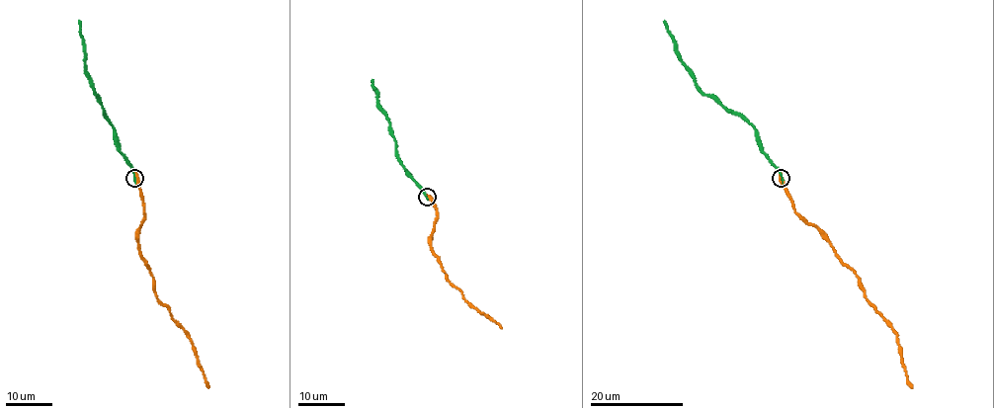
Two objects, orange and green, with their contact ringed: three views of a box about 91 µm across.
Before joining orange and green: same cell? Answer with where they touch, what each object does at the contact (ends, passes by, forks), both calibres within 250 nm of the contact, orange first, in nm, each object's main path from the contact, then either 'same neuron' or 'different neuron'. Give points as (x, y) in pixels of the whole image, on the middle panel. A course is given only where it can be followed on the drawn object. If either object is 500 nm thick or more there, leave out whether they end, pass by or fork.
(427, 197) | 550/260 nm | orange via (428, 198), (436, 208), (437, 220), (431, 233), (432, 253), (448, 280), (476, 309), (501, 328) | green via (427, 198), (396, 153), (390, 122), (380, 110), (371, 80) | same neuron

